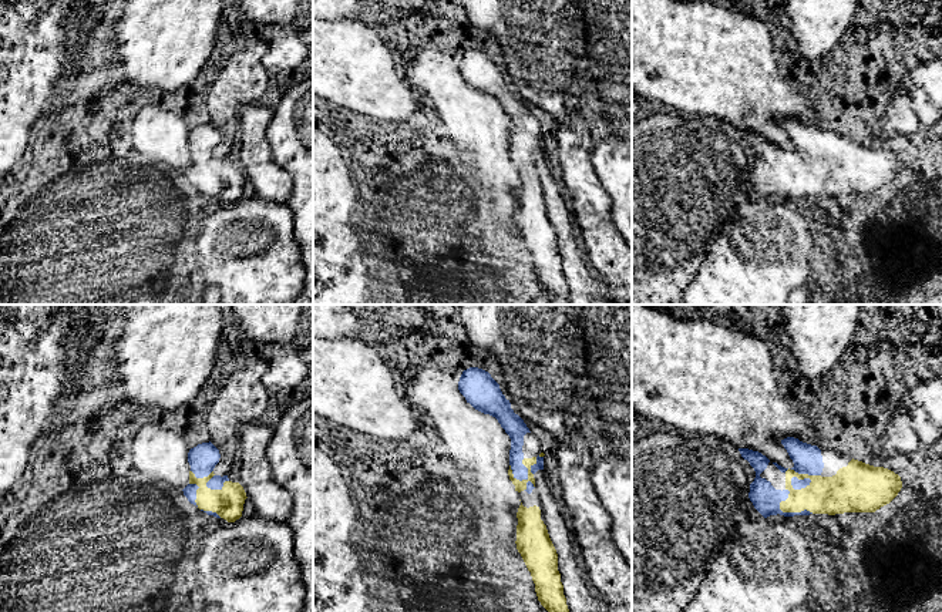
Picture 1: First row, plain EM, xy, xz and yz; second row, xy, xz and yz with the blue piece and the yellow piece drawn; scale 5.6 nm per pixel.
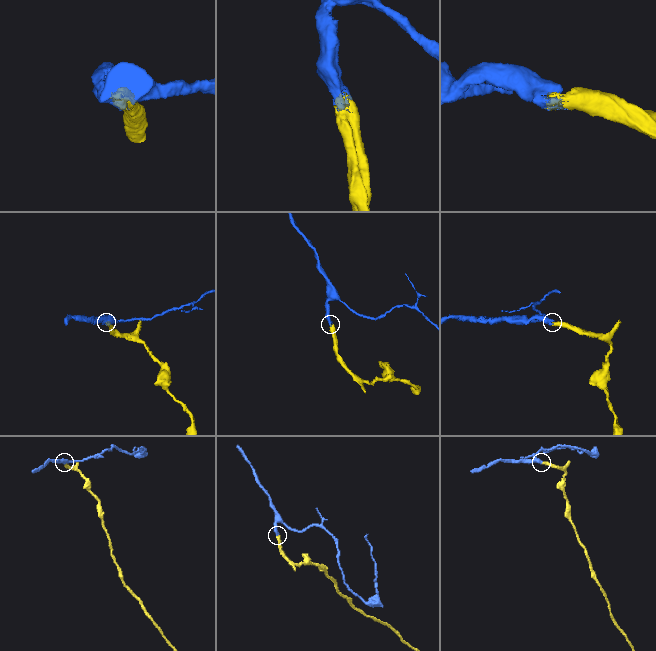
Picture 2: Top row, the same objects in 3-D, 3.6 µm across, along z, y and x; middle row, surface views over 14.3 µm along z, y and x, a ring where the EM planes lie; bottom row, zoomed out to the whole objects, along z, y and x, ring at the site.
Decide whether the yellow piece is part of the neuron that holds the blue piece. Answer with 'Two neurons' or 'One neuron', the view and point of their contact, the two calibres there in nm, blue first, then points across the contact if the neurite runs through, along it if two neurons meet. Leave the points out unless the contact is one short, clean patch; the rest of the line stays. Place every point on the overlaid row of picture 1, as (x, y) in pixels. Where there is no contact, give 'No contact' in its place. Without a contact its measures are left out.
One neuron. Touches blue at xz (531, 471). Thickness 100 nm (blue) against 60 nm

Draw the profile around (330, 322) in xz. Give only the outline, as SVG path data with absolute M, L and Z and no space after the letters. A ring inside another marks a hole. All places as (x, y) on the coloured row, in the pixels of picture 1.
M313 305L313 337L359 337L359 319L347 305Z

